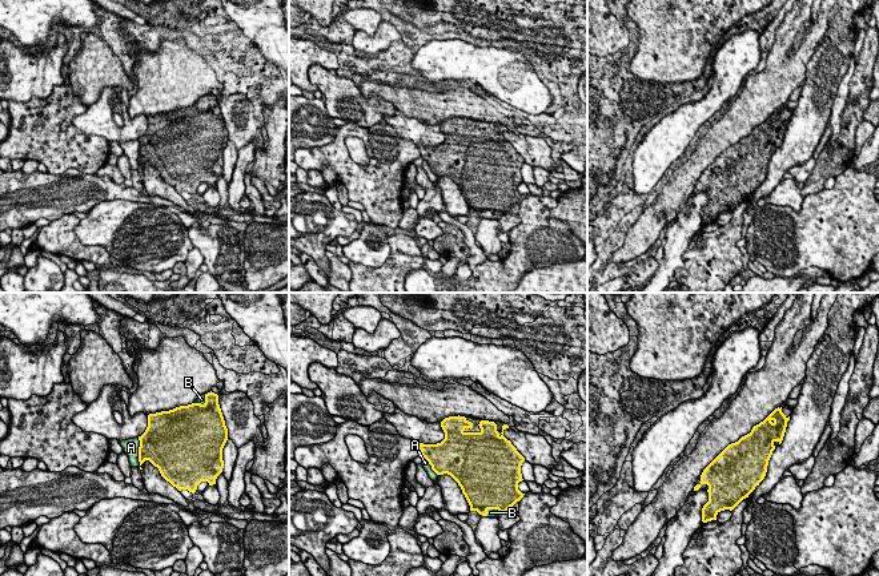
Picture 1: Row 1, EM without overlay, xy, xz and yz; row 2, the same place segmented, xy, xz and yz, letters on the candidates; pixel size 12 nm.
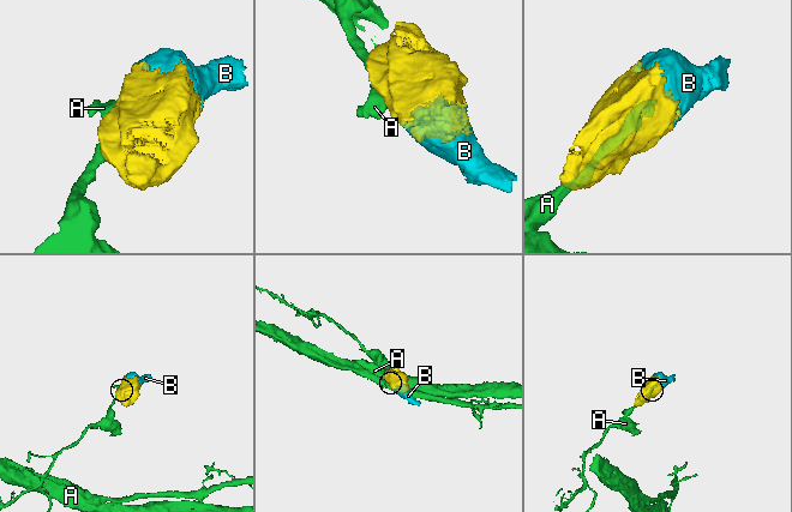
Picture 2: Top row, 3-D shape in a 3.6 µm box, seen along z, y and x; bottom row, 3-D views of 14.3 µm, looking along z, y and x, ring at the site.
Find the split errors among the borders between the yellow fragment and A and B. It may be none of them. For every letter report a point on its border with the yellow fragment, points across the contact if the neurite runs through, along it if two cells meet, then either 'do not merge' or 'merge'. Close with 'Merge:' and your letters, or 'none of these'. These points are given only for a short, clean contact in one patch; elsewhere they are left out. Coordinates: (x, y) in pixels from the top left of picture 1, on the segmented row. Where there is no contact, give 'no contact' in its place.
A: meets yellow in xy at (139, 451); do not merge
B: meets yellow in xz at (494, 508); merge
Merge: B

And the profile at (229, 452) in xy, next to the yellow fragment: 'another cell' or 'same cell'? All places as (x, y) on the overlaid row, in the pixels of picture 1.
another cell

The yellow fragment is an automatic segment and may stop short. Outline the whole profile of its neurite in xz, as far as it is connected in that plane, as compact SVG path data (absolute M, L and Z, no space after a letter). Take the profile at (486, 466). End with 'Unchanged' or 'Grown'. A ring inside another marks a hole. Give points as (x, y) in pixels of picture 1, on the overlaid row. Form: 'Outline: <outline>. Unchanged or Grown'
Outline: M449 416L441 422L445 439L437 444L420 443L421 455L429 462L437 475L450 475L461 487L470 511L481 516L501 516L525 494L518 490L522 482L521 466L525 458L503 436L507 424L494 420L482 420L471 416Z. Grown

